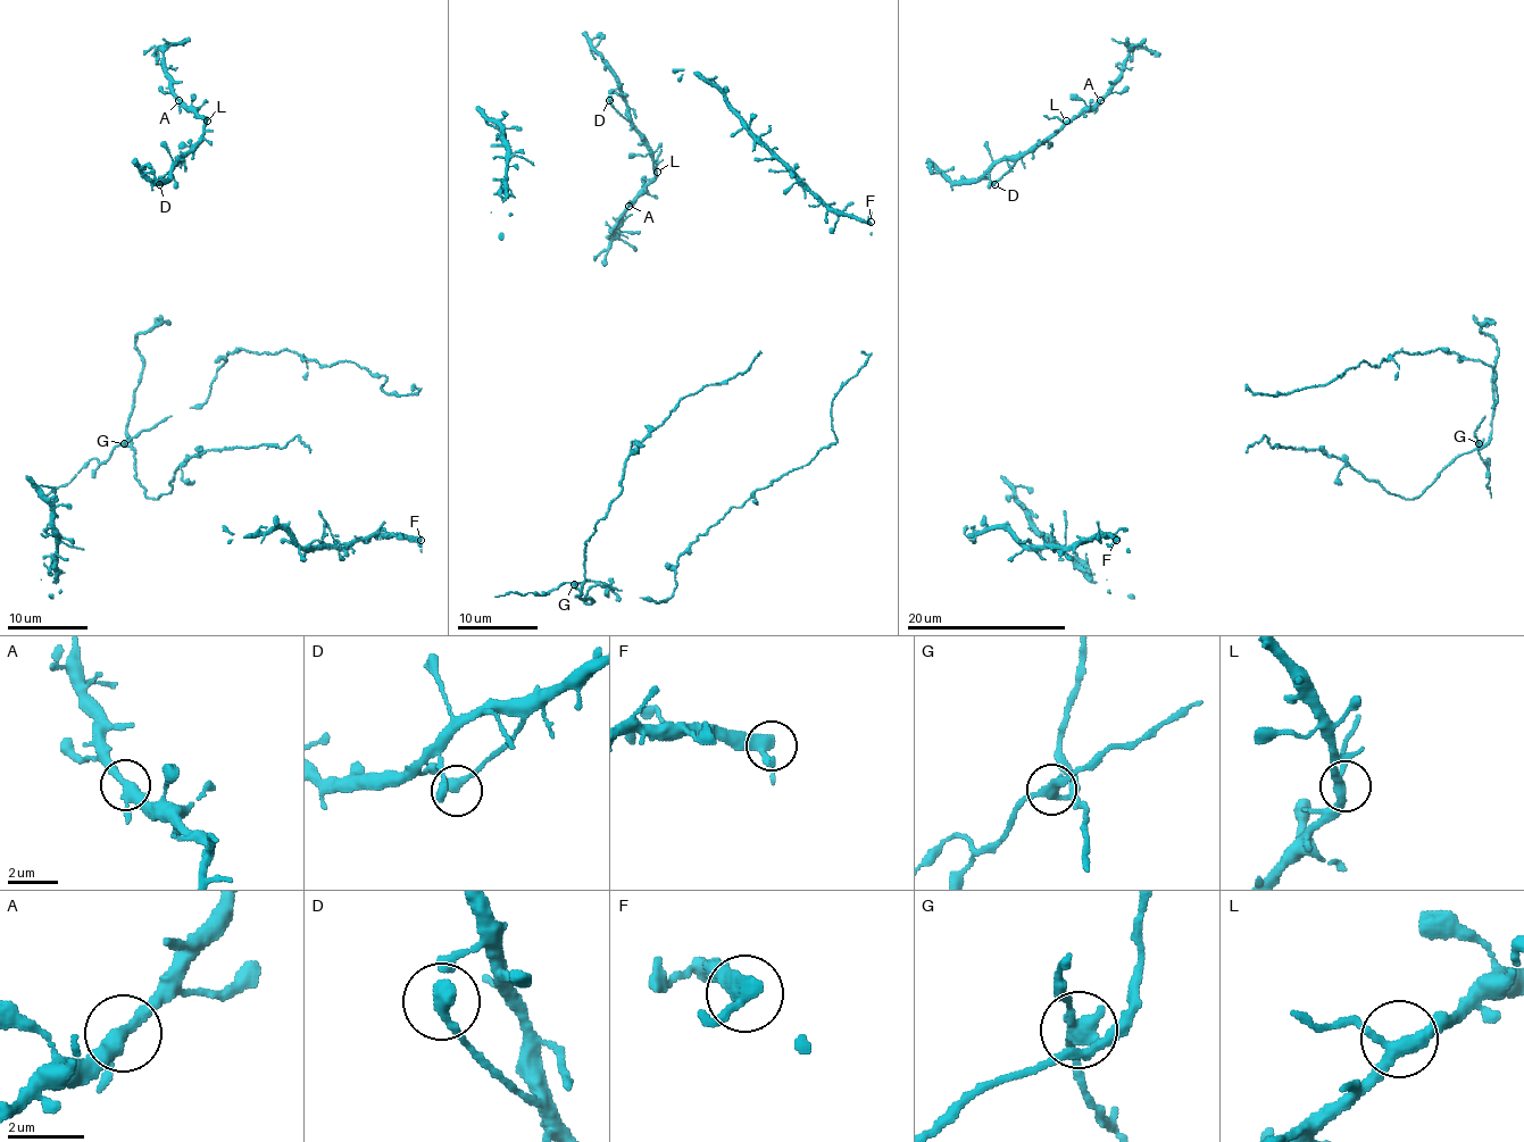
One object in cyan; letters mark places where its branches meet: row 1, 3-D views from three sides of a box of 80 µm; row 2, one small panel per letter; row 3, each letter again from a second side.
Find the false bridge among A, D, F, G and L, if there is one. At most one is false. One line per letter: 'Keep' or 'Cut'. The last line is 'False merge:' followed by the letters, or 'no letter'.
A: Keep
D: Keep
F: Keep
G: Cut
L: Keep
False merge: G

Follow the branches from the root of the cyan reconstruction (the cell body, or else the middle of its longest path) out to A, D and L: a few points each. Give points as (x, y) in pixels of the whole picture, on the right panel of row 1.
A: (1034, 158), (1038, 147), (1100, 100)
D: (1034, 158), (1026, 152), (994, 184)
L: (1034, 158), (1034, 150), (1066, 121)

